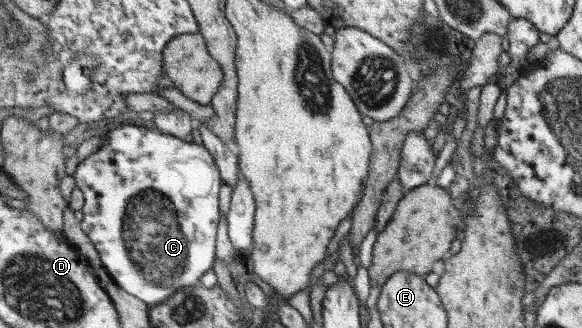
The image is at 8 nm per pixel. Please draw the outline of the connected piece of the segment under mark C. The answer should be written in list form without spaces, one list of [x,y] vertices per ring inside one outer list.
[[[127,125],[117,127],[107,133],[108,143],[98,150],[96,154],[88,156],[80,162],[77,172],[73,174],[76,186],[83,192],[84,206],[82,207],[82,229],[85,234],[93,241],[93,245],[99,252],[104,267],[111,273],[115,282],[122,286],[133,296],[144,300],[149,306],[159,305],[173,296],[178,290],[191,288],[195,285],[201,285],[199,280],[201,276],[211,270],[215,265],[217,256],[217,239],[220,228],[221,208],[219,208],[219,192],[221,192],[222,174],[220,167],[216,163],[213,154],[203,144],[187,142],[182,138],[165,134],[159,129],[144,128],[138,125]]]

